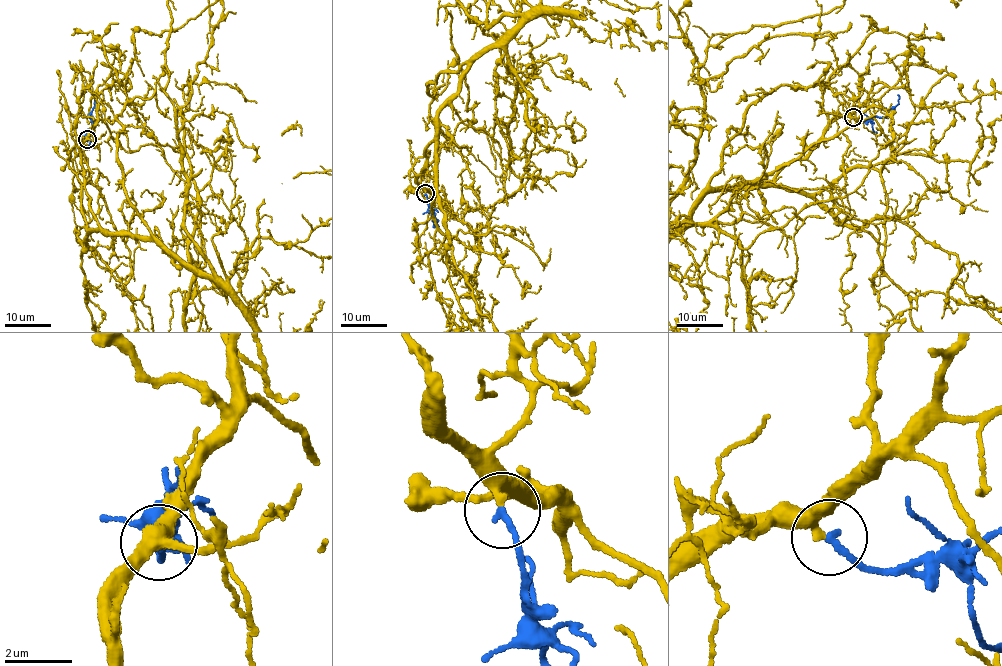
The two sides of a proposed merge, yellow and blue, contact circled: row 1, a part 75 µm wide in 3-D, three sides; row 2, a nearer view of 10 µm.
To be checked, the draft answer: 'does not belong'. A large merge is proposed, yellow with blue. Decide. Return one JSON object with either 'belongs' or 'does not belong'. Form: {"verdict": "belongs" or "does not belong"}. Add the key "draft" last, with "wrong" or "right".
{"verdict": "belongs", "draft": "wrong"}

